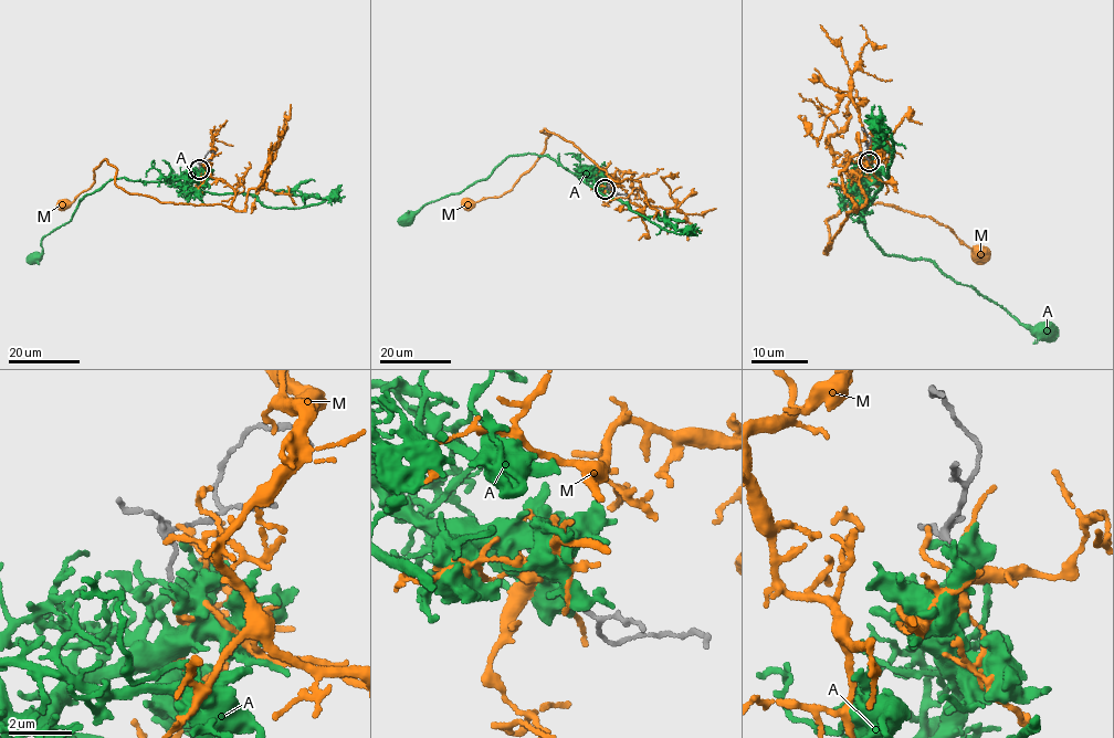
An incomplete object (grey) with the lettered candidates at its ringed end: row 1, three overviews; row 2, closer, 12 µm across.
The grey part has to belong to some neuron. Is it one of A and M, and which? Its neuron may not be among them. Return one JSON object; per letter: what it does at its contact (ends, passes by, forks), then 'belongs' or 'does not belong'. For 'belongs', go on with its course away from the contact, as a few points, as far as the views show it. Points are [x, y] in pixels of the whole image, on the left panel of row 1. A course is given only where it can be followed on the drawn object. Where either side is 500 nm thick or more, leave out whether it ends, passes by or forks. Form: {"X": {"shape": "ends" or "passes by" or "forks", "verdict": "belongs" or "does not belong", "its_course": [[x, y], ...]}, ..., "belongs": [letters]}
{"A": {"shape": "forks", "verdict": "does not belong"}, "M": {"shape": "forks", "verdict": "belongs", "its_course": [[199, 169], [232, 189], [232, 208], [129, 193], [115, 183], [115, 168], [105, 159], [88, 189], [64, 204]]}, "belongs": ["M"]}

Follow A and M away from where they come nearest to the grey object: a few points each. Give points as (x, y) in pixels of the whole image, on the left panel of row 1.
A: (199, 169), (163, 181), (111, 180), (83, 197), (70, 221), (42, 236), (42, 252), (28, 259)
M: (199, 169), (232, 189), (232, 208), (129, 193), (115, 183), (115, 168), (105, 159), (88, 189), (64, 204)

